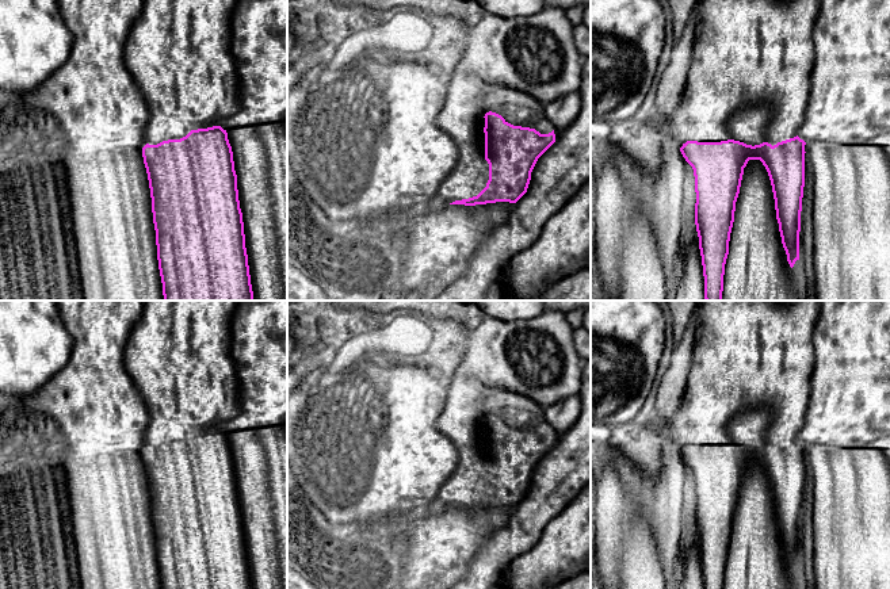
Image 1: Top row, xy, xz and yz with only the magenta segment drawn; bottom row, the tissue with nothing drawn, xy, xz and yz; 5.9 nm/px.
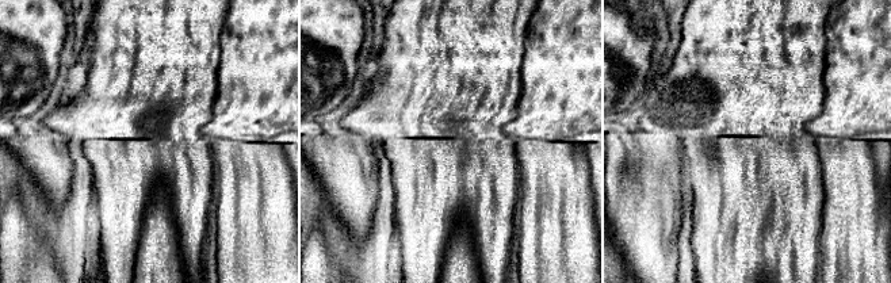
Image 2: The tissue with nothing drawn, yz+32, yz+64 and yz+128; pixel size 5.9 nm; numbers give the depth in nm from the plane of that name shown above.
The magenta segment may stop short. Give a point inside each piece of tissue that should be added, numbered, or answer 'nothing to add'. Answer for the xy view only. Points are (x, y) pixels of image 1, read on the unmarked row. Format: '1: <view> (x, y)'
1: xy (178, 355)

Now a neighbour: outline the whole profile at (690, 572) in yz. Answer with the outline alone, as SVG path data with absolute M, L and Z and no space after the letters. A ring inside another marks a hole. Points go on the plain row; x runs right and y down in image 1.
M696 532L691 540L687 557L679 566L676 589L704 589L703 569Z

